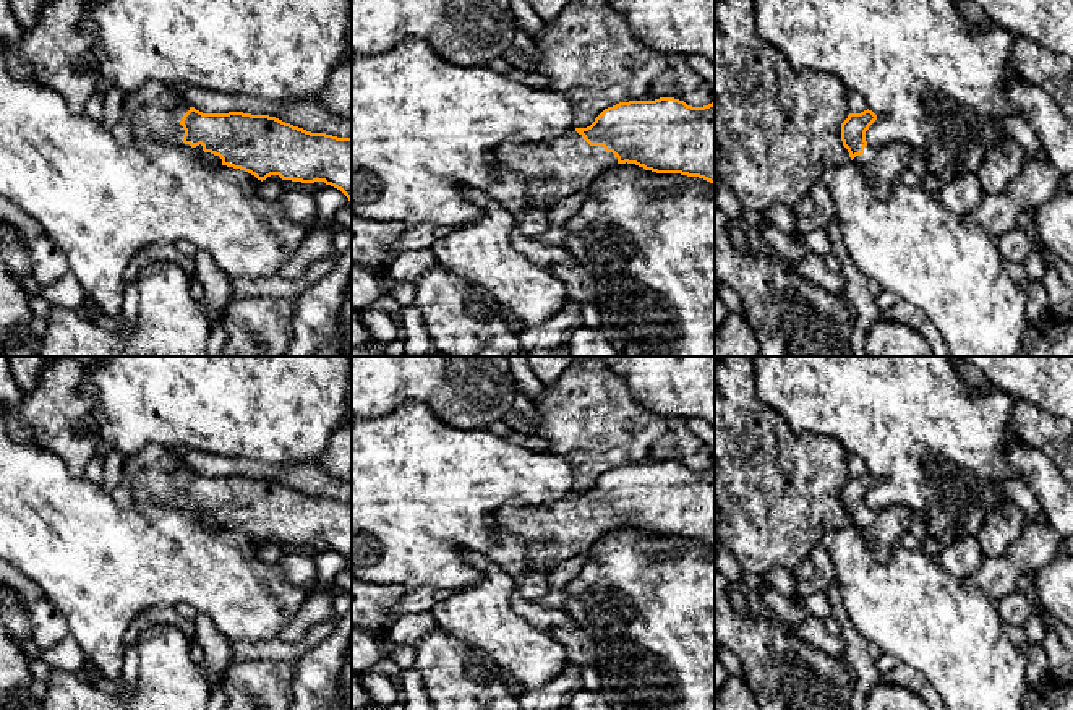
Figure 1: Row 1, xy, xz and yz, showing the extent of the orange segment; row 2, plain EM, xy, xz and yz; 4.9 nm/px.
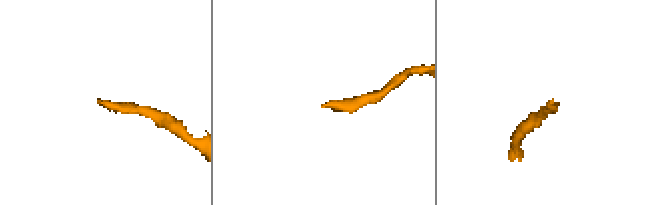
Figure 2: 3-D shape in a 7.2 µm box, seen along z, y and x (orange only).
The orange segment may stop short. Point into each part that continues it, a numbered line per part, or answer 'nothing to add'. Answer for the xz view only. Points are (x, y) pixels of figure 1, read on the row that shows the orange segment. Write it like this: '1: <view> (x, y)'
1: xz (553, 169)

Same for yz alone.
1: yz (882, 166)

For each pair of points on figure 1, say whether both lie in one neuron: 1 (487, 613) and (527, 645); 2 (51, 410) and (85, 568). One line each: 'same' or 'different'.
1: same
2: different

